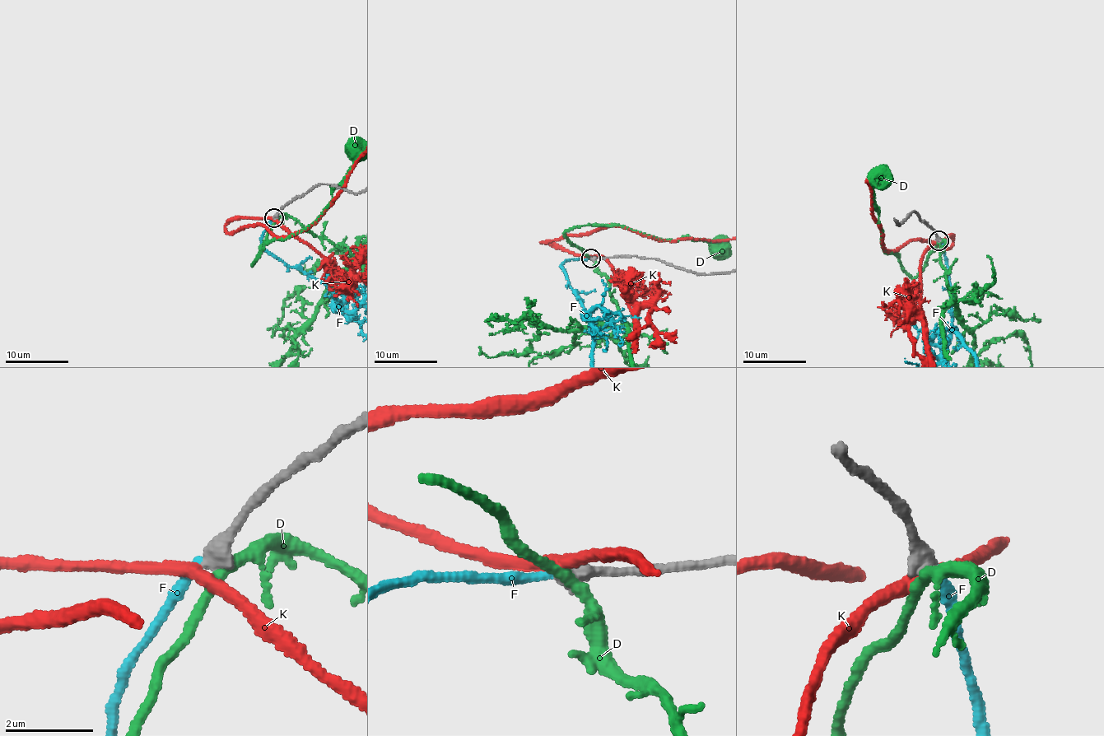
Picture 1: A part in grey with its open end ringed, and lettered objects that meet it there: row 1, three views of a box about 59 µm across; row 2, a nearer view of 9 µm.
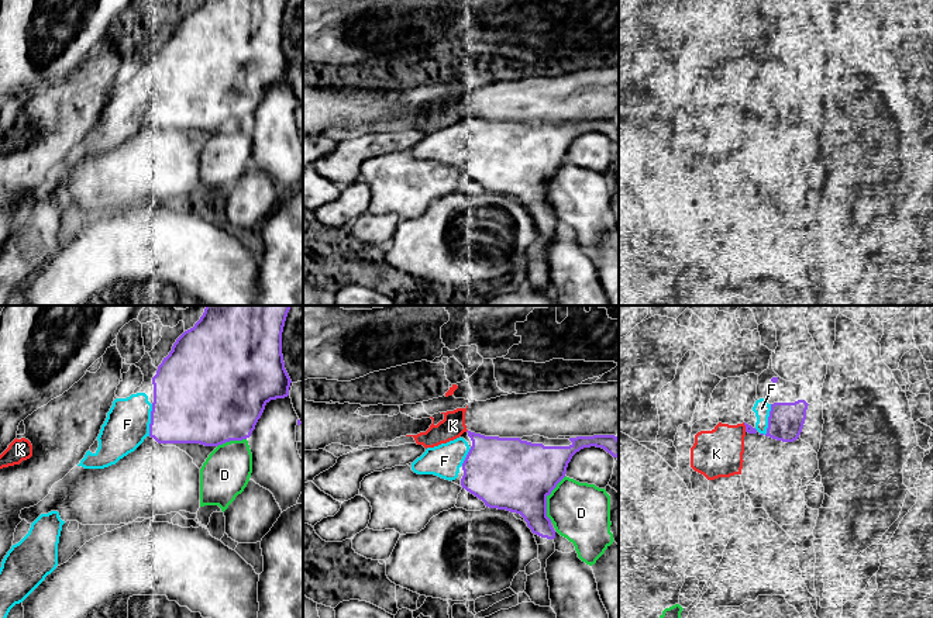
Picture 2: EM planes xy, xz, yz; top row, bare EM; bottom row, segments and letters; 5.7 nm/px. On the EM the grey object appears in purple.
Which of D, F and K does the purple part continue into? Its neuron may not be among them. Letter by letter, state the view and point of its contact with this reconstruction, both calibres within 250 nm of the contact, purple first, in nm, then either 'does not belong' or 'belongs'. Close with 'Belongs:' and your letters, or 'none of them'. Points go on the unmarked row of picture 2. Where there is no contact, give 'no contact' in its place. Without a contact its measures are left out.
D: xz (546, 183) | 420/340 nm | does not belong
F: yz (768, 106) | 200/90 nm | belongs
K: yz (746, 111) | 50/280 nm | does not belong
Belongs: F

